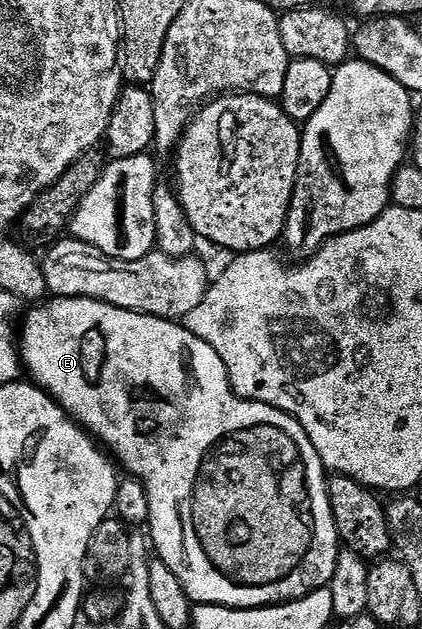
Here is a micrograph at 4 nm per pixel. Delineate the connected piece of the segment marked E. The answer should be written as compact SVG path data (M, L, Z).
M53 296L30 310L33 311L26 316L25 327L19 330L19 353L28 377L42 390L47 390L74 422L84 427L122 467L125 465L129 469L126 471L130 475L141 479L147 488L147 500L151 500L147 534L152 549L156 557L161 558L163 564L175 572L175 576L179 576L179 584L183 584L187 596L194 603L231 606L234 610L256 610L263 606L292 602L313 590L328 587L329 581L335 576L335 564L343 543L337 536L335 516L331 512L329 478L325 465L319 452L315 452L315 444L311 444L307 432L303 432L297 419L266 402L249 402L246 398L237 397L229 383L227 368L223 368L223 360L219 360L219 352L215 352L211 344L195 336L180 321L156 318L127 308L115 308L115 304L107 304L98 298Z

